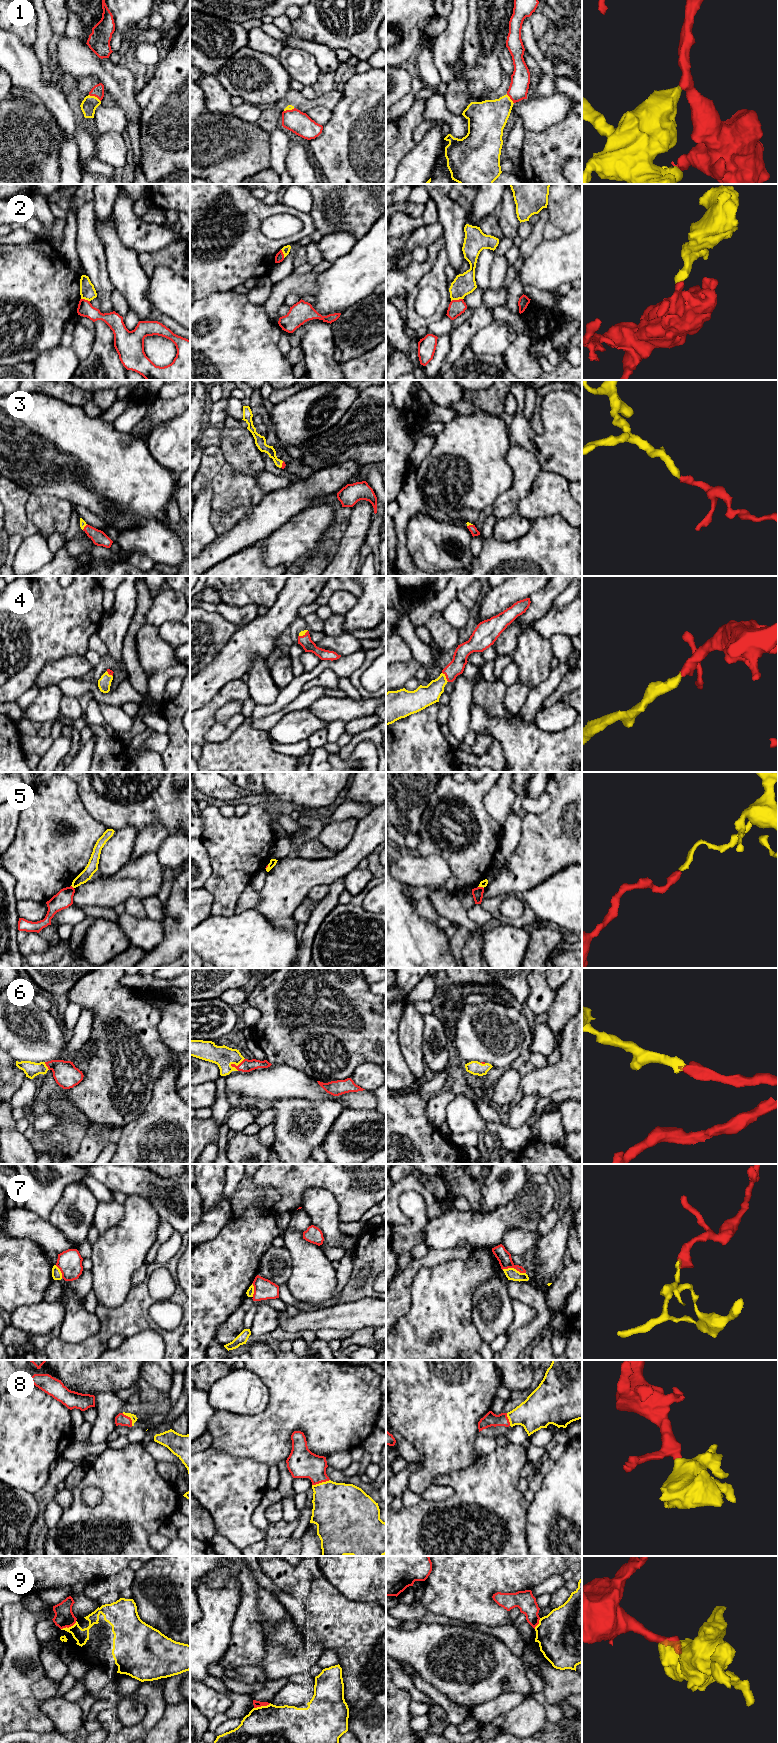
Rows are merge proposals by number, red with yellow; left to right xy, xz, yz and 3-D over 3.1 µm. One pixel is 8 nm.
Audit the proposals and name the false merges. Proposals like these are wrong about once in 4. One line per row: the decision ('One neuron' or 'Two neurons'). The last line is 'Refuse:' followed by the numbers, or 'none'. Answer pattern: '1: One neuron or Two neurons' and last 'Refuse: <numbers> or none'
1: One neuron
2: Two neurons
3: One neuron
4: One neuron
5: Two neurons
6: One neuron
7: Two neurons
8: One neuron
9: Two neurons
Refuse: 2, 5, 7, 9

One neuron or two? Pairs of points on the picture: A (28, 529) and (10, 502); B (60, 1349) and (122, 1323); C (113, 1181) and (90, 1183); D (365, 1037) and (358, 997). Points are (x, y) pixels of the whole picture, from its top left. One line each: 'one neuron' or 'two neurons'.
A: one neuron
B: one neuron
C: two neurons
D: one neuron

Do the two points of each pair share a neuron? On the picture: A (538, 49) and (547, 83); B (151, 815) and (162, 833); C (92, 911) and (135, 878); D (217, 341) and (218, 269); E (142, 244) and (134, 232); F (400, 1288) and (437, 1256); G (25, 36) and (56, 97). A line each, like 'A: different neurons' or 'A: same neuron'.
A: same neuron
B: different neurons
C: different neurons
D: different neurons
E: same neuron
F: same neuron
G: different neurons

